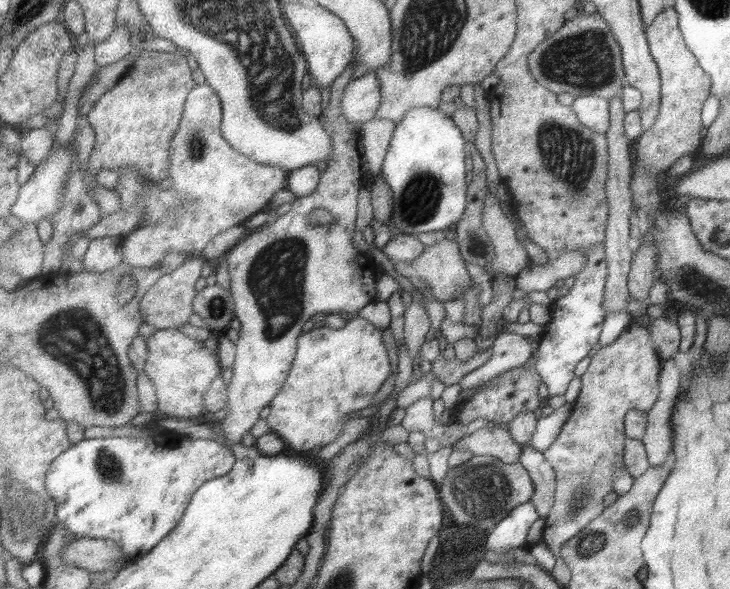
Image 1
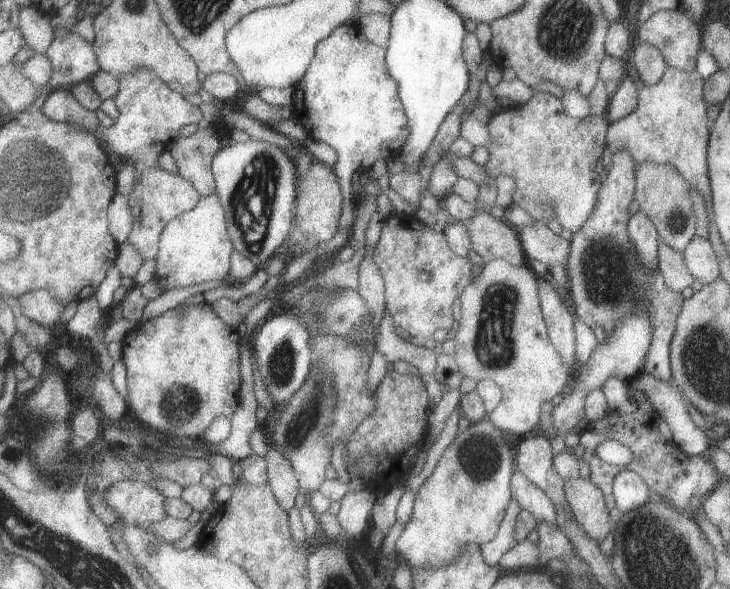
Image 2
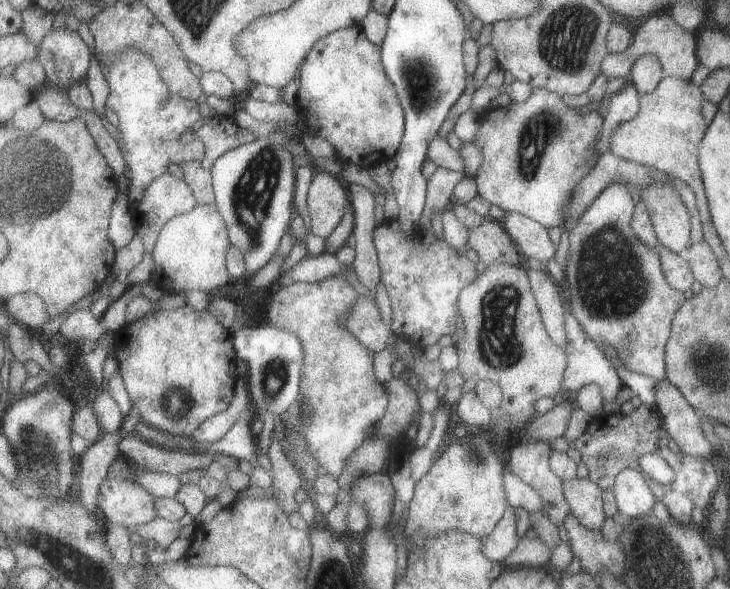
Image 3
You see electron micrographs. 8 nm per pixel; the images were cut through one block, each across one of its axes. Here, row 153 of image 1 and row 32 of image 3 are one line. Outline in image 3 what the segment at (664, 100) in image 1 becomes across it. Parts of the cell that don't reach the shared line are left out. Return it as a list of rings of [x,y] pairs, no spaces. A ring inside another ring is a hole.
[[[669,12],[649,14],[647,20],[635,32],[637,32],[635,44],[631,44],[623,54],[605,54],[605,58],[601,62],[601,74],[603,76],[607,76],[609,80],[611,78],[629,80],[631,66],[633,66],[633,62],[637,60],[639,54],[641,56],[645,56],[645,54],[657,56],[665,76],[677,76],[677,78],[683,78],[683,80],[689,80],[693,76],[695,68],[699,66],[699,60],[697,60],[697,34],[693,34],[693,32],[685,30],[683,26],[679,26]]]

